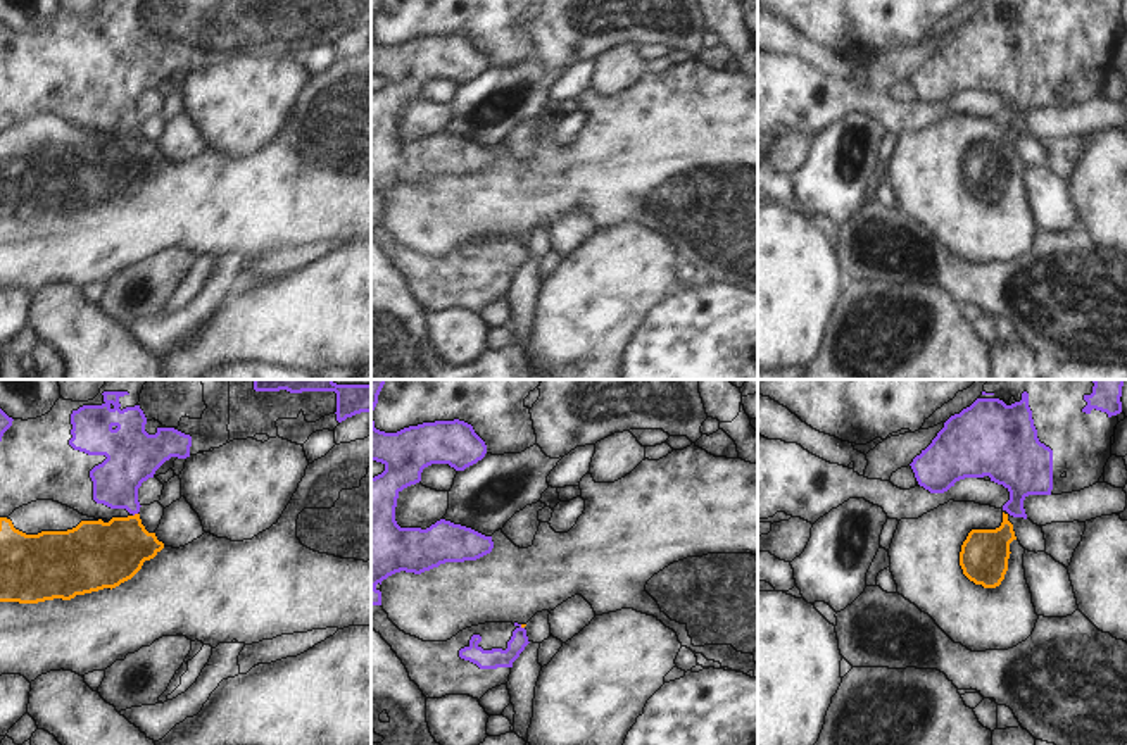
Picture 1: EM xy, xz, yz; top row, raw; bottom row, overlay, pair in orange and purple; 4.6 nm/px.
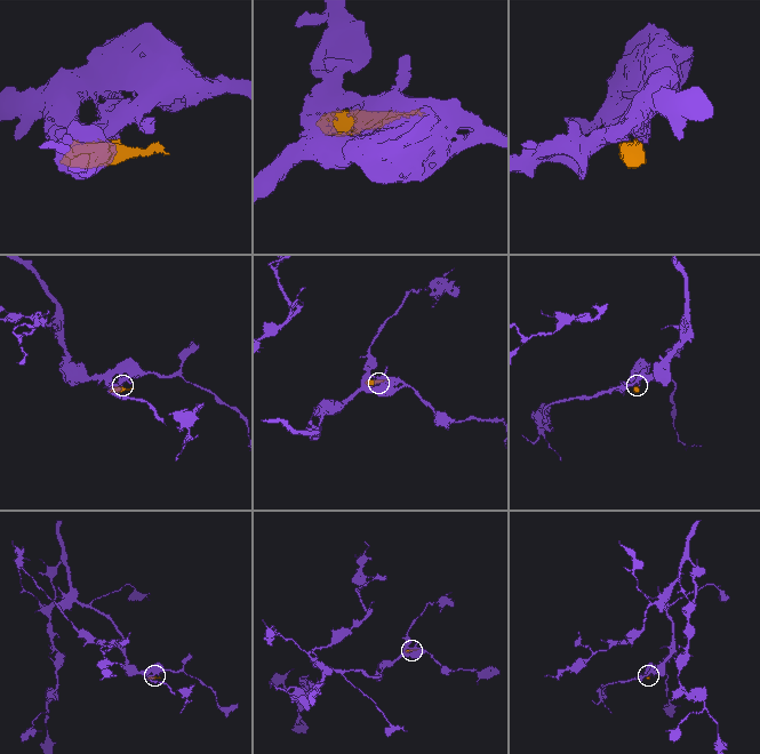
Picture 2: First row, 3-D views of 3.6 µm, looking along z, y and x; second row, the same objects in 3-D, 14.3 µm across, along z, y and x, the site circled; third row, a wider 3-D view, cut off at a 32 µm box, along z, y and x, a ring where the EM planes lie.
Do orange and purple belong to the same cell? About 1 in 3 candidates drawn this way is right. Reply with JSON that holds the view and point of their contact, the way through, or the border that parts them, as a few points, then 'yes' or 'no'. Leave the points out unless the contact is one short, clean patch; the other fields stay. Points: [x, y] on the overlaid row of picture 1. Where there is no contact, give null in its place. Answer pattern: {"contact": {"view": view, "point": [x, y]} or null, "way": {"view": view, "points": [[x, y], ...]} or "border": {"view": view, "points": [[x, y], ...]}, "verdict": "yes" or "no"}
{"contact": {"view": "xy", "point": [135, 514]}, "border": {"view": "xy", "points": [[137, 513], [133, 516]]}, "verdict": "no"}

